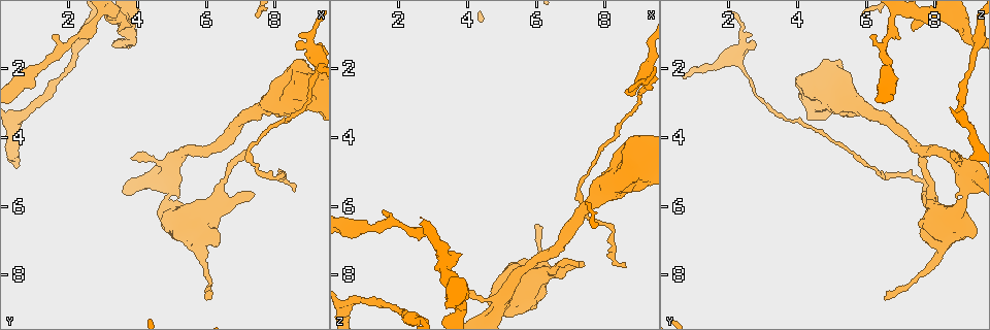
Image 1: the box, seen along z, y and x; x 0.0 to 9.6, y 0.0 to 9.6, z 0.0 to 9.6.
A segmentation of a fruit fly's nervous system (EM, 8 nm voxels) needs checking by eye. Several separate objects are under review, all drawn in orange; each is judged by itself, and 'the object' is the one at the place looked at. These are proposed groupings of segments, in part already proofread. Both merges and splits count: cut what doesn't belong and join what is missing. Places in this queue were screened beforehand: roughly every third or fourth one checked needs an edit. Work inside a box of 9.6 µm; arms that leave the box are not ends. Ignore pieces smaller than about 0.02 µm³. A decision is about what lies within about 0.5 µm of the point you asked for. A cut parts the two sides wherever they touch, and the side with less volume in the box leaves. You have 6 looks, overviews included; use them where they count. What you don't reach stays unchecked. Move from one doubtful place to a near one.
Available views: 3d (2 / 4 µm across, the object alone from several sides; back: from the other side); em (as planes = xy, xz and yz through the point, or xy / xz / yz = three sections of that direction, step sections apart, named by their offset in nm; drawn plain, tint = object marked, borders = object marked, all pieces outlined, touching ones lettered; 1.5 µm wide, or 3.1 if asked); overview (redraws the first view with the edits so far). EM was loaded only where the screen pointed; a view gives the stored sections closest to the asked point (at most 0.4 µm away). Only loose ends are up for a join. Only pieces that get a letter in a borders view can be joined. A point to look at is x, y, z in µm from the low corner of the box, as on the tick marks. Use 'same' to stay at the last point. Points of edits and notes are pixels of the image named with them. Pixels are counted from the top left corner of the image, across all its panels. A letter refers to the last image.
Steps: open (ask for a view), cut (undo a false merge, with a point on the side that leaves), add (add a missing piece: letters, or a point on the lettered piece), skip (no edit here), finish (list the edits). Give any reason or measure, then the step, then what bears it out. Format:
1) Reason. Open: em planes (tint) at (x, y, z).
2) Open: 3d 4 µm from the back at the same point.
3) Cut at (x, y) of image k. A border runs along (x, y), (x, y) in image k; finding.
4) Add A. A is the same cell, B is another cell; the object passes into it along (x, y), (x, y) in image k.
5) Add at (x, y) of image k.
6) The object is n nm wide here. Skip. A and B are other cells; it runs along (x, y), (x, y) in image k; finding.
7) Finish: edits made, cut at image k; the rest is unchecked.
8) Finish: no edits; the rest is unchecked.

Free end. Open: em planes (borders) at (8.65, 1.45, 2.65).

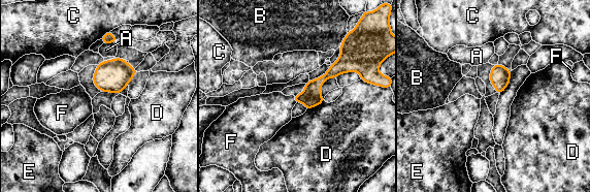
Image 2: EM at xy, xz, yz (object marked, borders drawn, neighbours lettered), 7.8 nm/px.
The object is 160 nm wide here. Add F. F is the same cell, A, B, C, D and E are other cells; the object passes into it along (310, 97), (294, 99), (266, 114) in image 2; it goes on there.

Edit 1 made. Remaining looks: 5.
Open: overview.

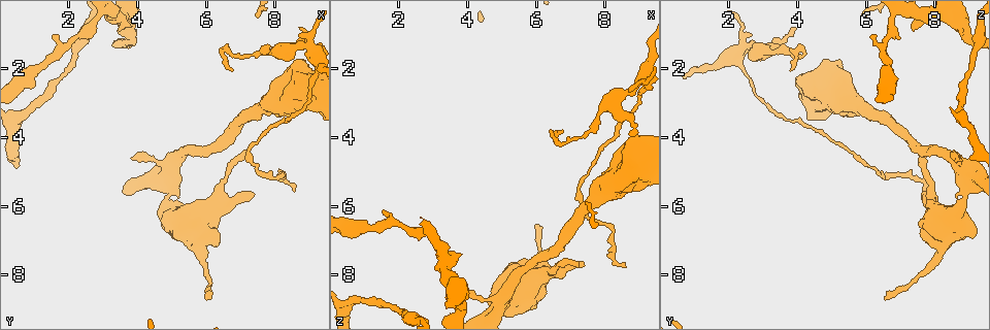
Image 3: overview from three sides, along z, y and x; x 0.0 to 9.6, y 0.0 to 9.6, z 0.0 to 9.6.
Open: em planes (borders) at (7.35, 5.70, 7.70).

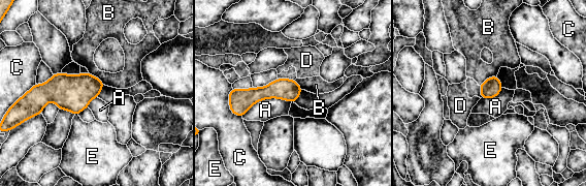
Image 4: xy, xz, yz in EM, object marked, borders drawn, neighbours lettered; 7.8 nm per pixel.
The longest contact is with A, 400 nm. Skip. A, B, C, D and E are other cells; none of them fits.

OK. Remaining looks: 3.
Thick end. Open: 3d 2 µm at (4.70, 5.90, 8.90).

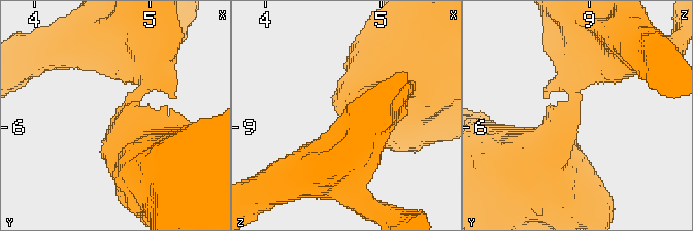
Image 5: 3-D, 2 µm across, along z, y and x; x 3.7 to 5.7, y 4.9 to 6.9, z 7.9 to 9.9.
Open: em yz step 8 (tint) at (4.78, 5.84, 8.90).

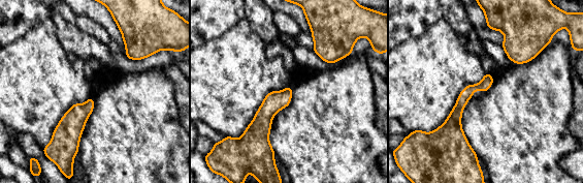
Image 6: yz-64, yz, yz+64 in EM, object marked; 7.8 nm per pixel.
Cut it another way. Open: em planes (borders) at the same point.

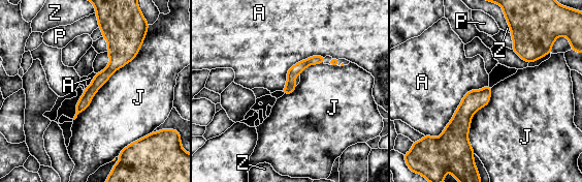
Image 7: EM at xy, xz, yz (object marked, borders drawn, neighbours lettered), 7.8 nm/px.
The longest contact is with J, 800 nm. Skip. A, J, P and Z are other cells; it runs along (107, 31), (115, 64), (78, 110) in image 7; none of them fits.

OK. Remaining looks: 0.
Finish: edits made, add at image 2; the rest is unchecked.

